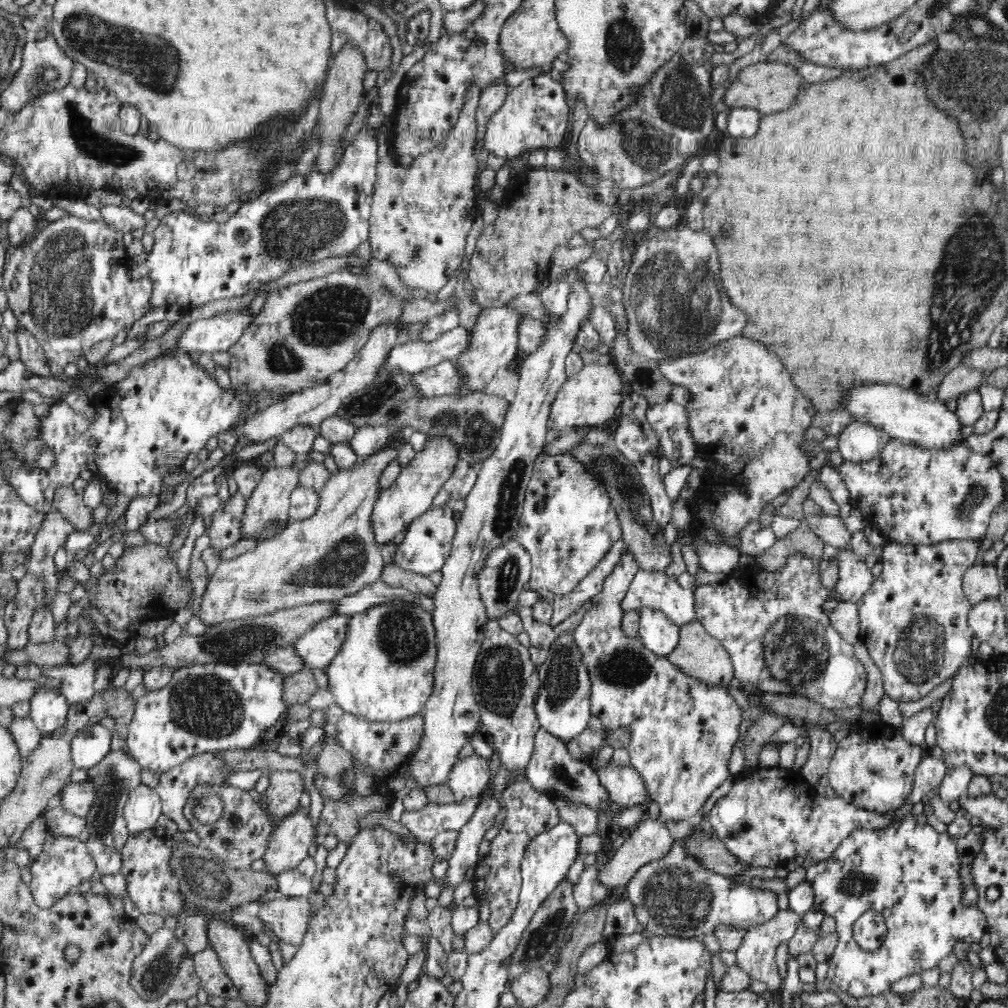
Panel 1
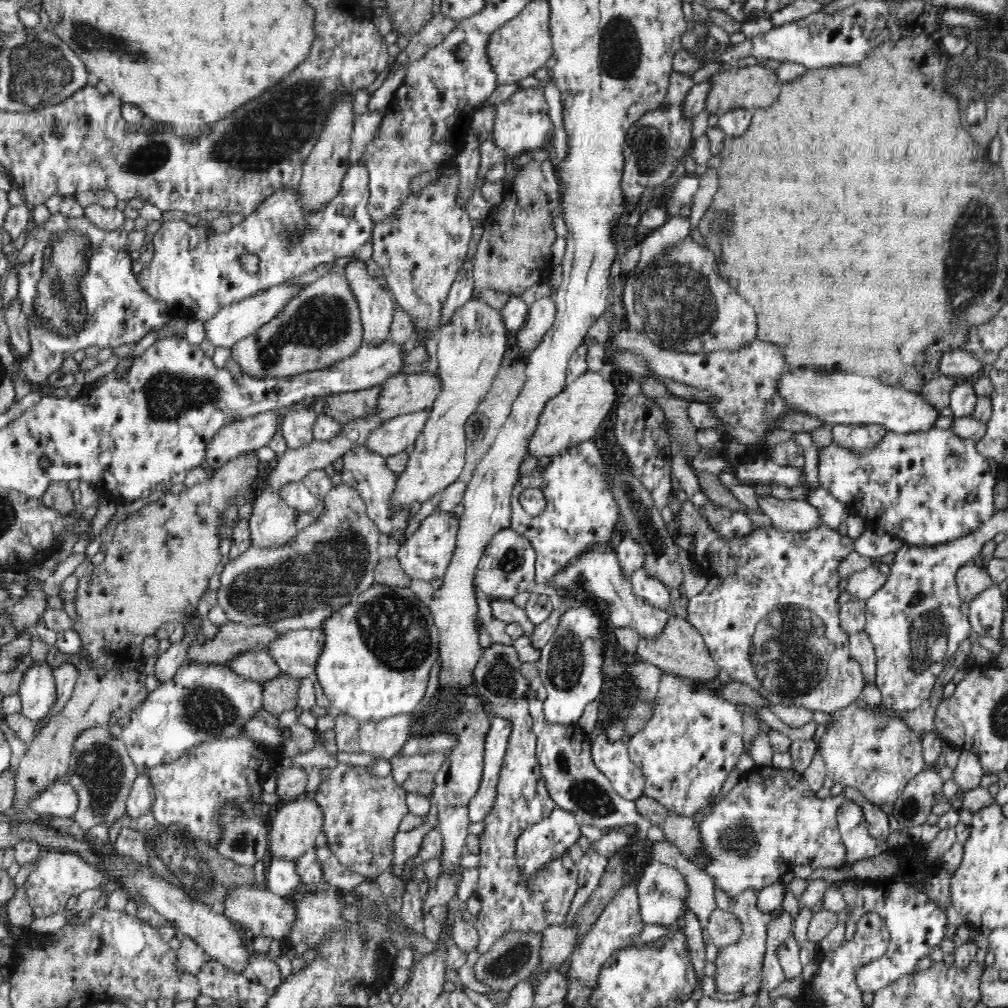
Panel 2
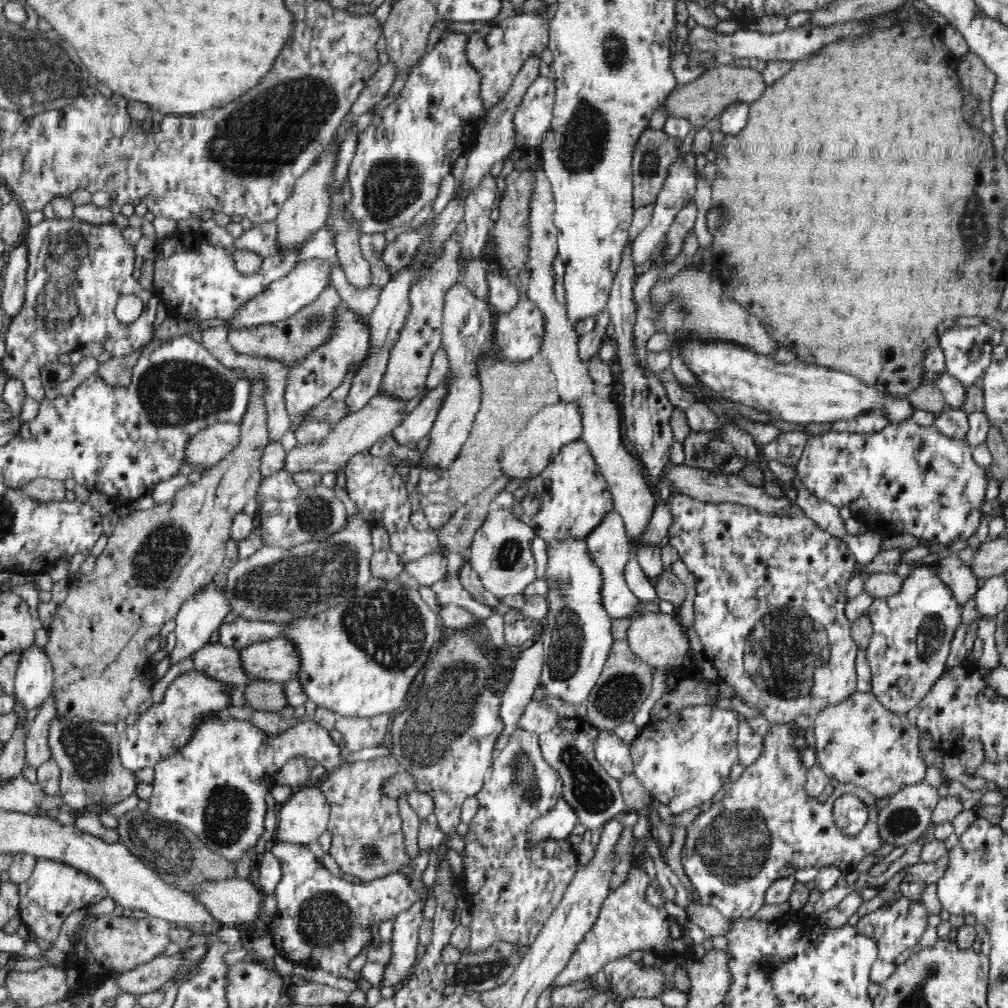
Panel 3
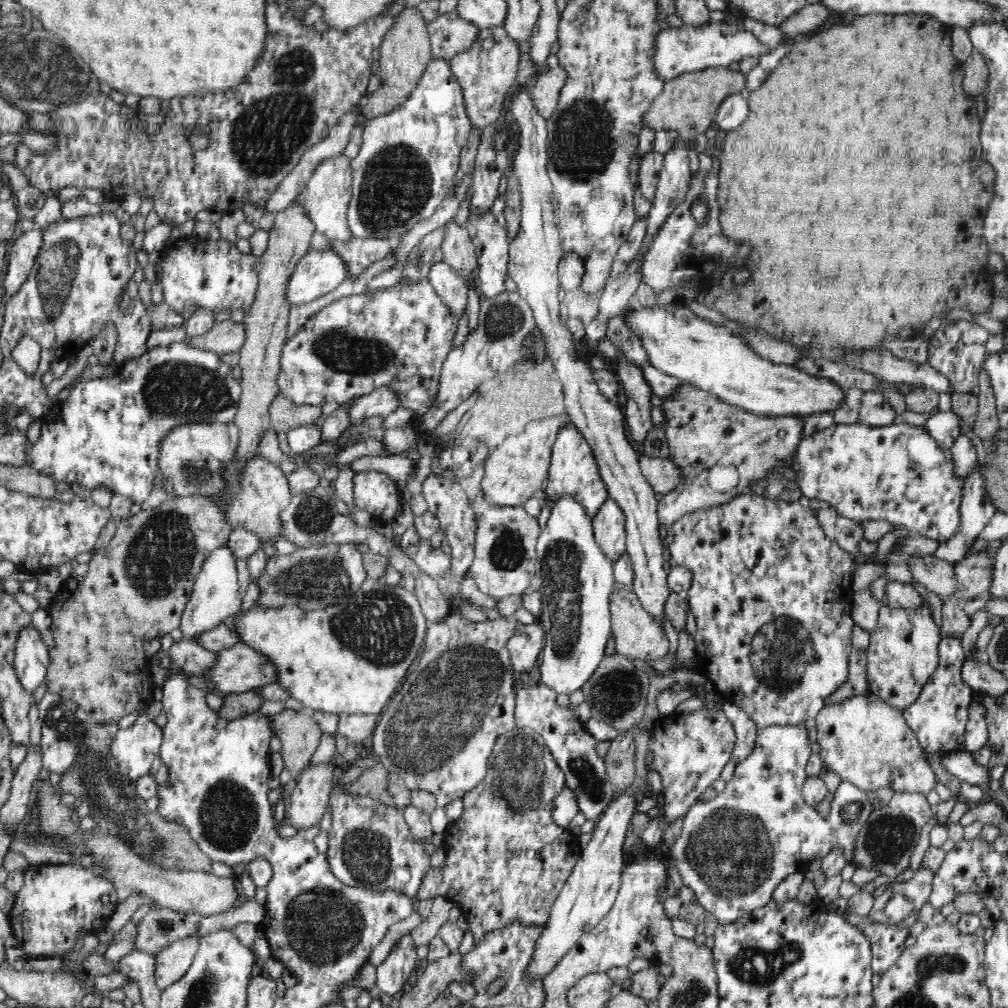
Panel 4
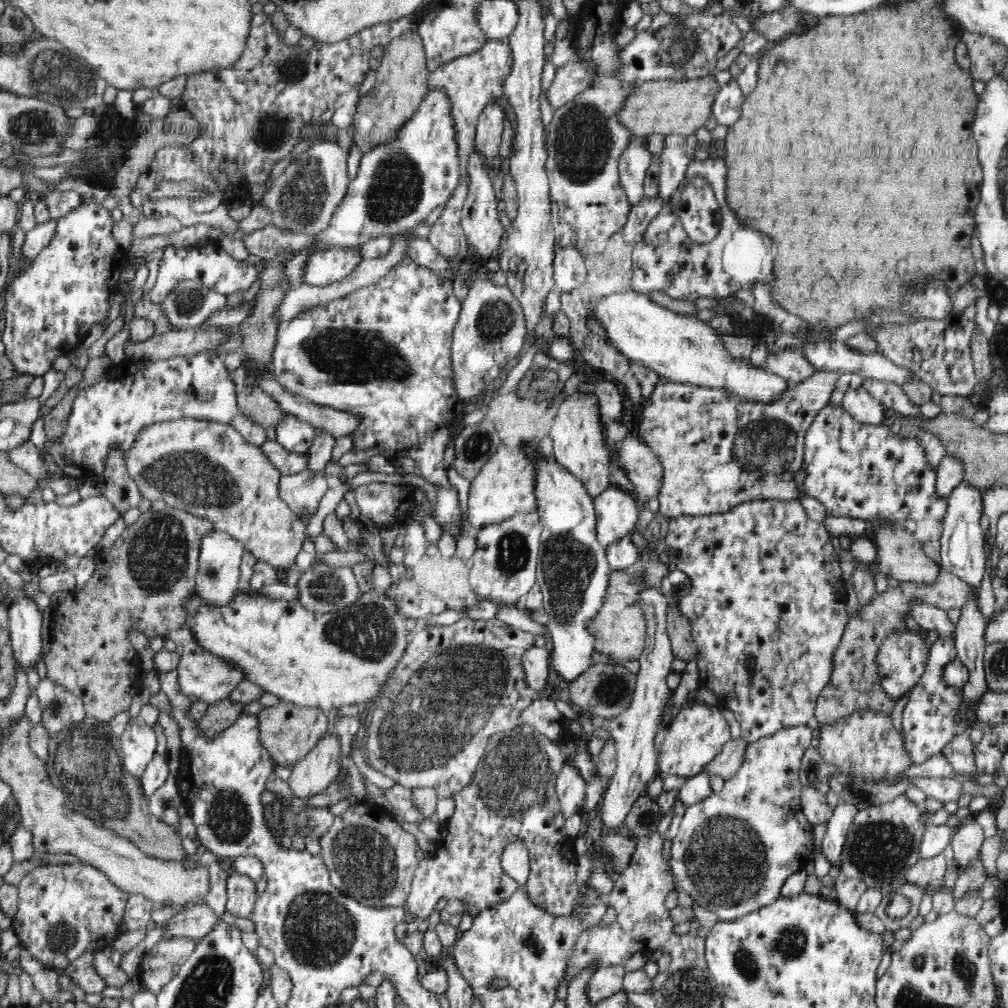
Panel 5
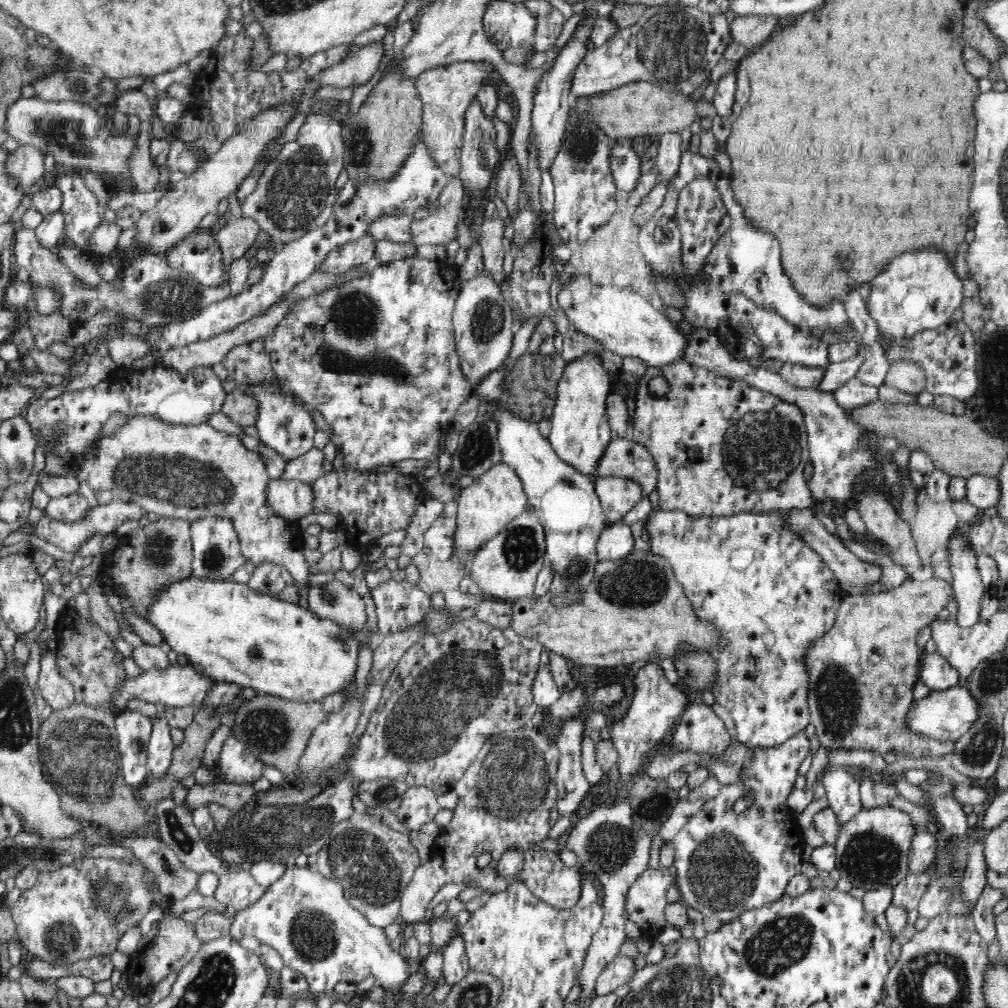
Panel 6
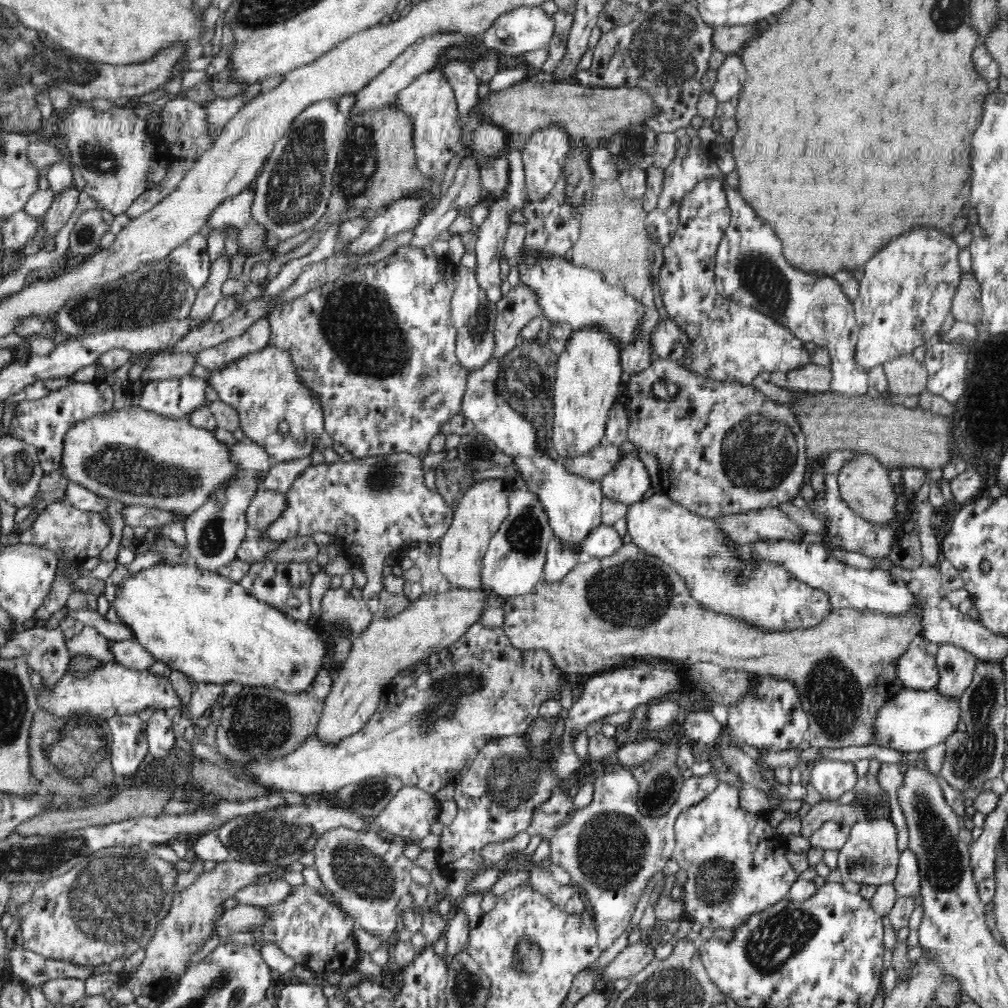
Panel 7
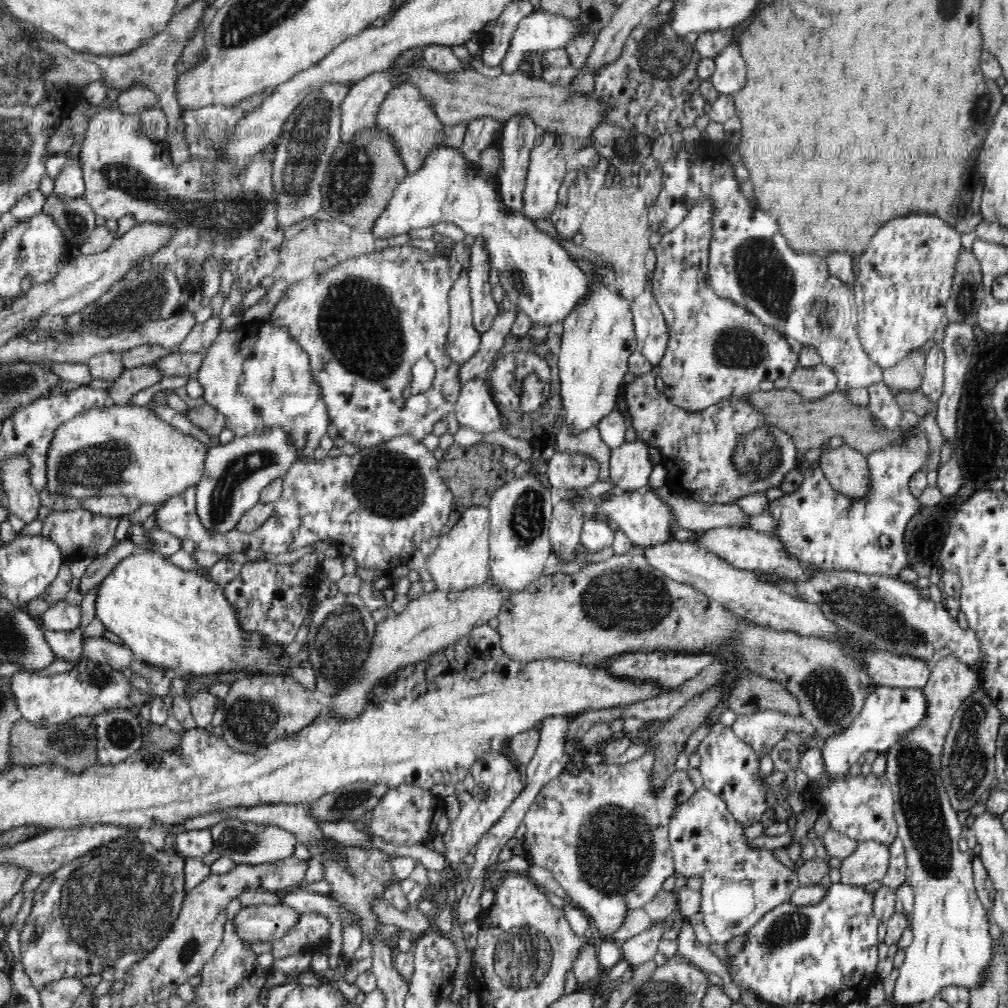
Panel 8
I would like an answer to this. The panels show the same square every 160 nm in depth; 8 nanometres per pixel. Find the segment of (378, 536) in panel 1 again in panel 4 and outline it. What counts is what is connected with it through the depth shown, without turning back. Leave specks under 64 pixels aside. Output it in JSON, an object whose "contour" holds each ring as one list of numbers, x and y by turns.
{"contour":[[440,260,430,266,428,279,436,294,449,306,453,316,460,317,466,310,468,296,466,295,467,281,462,278,446,261]]}

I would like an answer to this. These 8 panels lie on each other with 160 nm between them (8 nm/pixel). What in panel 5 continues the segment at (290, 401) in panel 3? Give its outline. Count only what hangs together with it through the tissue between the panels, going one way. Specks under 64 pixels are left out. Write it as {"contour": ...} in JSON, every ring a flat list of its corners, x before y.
{"contour":[[411,260,400,262,376,284,360,287,344,298,313,306,292,320,279,322,270,369,286,390,359,419,358,426,350,434,353,454,377,450,377,456,391,462,405,458,414,460,422,471,421,476,440,487,433,502,436,504,433,519,444,532,452,532,457,539,460,536,458,492,448,482,444,463,444,453,450,436,459,425,463,404,455,389,451,361,452,334,461,308,452,284,453,280,445,280]]}

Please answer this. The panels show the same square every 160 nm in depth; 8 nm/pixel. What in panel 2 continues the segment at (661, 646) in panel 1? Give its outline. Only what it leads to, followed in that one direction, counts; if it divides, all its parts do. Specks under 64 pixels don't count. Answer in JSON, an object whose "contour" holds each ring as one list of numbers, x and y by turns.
{"contour":[[611,545,596,546,594,550,586,554,582,559,574,562,563,573,556,575,554,580,550,582,550,586,554,588,573,588,578,577,582,577,588,588,596,597,608,601,611,606,611,626,612,628,629,626,636,630,641,638,648,640,656,640,660,638,664,632,664,628,668,624,669,616,663,610,656,609,645,601,638,599,632,592,631,581,626,580,618,561,616,561,616,552]]}

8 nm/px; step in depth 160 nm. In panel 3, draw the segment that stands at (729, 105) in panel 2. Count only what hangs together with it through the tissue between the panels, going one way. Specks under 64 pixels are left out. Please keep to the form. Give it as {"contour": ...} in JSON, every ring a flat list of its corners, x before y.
{"contour":[[722,65,712,68,696,78,696,81,683,85,681,88,671,90,671,93,664,98,660,108,666,113,666,118,684,118,690,123,695,134,706,128,706,123,727,108,728,105,736,102,754,102,763,96,764,84,762,74,756,70,742,69,732,65]]}

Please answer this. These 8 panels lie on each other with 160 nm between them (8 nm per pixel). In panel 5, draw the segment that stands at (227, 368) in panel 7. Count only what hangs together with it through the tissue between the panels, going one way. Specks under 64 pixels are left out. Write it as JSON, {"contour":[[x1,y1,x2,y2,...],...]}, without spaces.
{"contour":[[287,414,276,427,276,441,285,450,305,454,313,444,315,429,299,417]]}

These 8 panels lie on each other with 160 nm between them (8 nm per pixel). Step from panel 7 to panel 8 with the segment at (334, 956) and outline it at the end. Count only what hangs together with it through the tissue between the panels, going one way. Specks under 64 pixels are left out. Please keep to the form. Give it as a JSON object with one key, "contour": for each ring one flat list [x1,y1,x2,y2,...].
{"contour":[[301,914,296,927,293,927,284,938,273,942,274,959,311,953,323,941,327,946,330,928,330,922,320,914]]}

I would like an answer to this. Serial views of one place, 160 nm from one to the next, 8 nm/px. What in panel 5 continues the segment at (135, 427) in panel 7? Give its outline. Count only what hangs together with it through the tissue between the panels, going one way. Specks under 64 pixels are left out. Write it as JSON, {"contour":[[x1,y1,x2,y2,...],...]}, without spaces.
{"contour":[[184,418,144,426,124,459,126,473,137,485,142,500,151,504,164,501,166,507,184,509,196,517,208,519,214,530,229,532,257,562,268,564,279,572,287,572,295,564,307,523,279,498,280,472,260,448,246,442,228,423]]}

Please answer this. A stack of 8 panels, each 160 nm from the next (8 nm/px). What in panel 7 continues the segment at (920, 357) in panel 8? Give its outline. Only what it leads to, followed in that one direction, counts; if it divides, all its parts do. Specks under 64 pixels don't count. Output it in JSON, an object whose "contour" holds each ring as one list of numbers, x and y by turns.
{"contour":[[904,355,883,364,889,390,901,398,918,395,927,388,928,373,914,355]]}

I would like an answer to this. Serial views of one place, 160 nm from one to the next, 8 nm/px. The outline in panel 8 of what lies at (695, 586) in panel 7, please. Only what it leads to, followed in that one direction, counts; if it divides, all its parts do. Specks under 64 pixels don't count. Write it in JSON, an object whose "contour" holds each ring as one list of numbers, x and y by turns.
{"contour":[[647,490,631,493,617,491,614,495,604,494,598,496,595,501,599,504,598,507,603,516,612,518,618,524,618,528,628,536,631,544,641,548,650,548,671,540,668,526,672,524,674,515,671,513,671,509,667,507,667,504,653,492]]}

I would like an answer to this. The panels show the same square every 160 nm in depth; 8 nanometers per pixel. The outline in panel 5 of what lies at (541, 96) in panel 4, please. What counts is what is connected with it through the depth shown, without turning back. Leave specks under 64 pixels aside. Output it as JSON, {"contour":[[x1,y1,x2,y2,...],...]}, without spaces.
{"contour":[[570,61,556,70,555,81,548,86,548,90,544,90,544,98,548,98,548,106,557,109,576,98,593,82,594,72,591,68,582,68,580,64]]}

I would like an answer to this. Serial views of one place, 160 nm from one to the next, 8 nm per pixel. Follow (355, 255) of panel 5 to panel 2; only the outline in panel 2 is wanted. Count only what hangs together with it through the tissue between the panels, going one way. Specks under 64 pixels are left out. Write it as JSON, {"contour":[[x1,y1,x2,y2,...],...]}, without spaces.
{"contour":[[283,283,271,289,264,290,246,298,243,301,233,302,231,305,221,308,213,317,203,322,205,337,216,349,231,349,236,342,248,338,254,334,260,326,272,320,284,303,299,291,298,287]]}

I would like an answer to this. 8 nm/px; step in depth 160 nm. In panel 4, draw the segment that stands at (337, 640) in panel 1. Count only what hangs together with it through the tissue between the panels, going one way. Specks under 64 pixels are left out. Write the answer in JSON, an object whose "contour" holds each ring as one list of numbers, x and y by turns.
{"contour":[[238,642,228,648,218,650,212,666,206,668,206,672,193,675,202,679,206,685,207,693,214,693,225,697,232,693,240,694,252,691,252,688,256,688,256,686,274,683,278,677,278,671,275,669,275,665,271,659,260,654,259,651,255,651,252,647]]}

